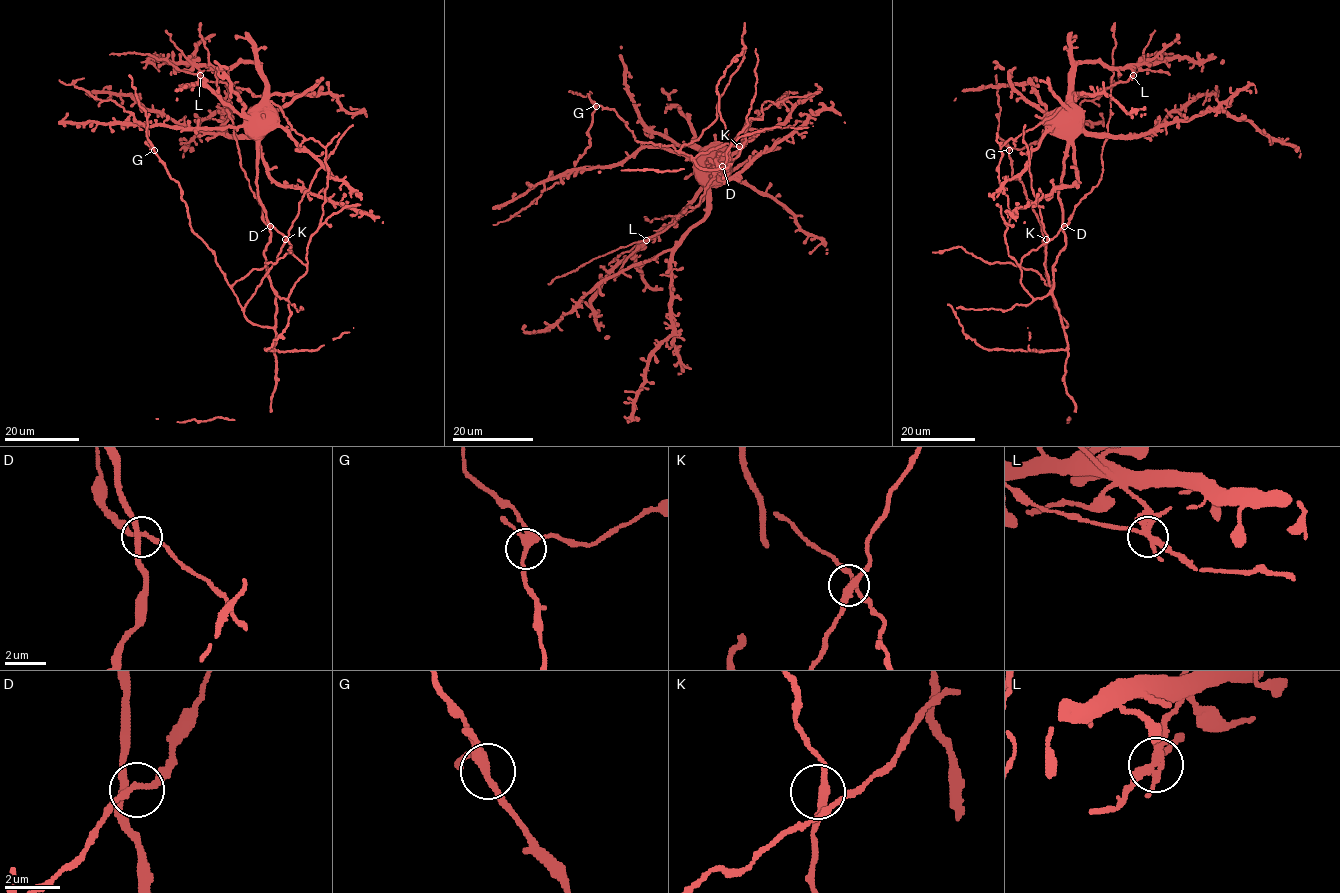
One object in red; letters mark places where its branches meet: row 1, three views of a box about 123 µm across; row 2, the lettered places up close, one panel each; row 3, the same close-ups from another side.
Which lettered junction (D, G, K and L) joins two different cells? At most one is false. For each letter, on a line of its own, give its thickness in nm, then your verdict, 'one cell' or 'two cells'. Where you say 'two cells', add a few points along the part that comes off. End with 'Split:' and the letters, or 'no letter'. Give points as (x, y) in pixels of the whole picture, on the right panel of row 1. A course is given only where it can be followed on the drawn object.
D: calibre 190 nm; one cell
G: calibre 280 nm; one cell
K: calibre 240 nm; one cell
L: calibre 240 nm; two cells; course (1132, 75), (1155, 30)
Split: L

